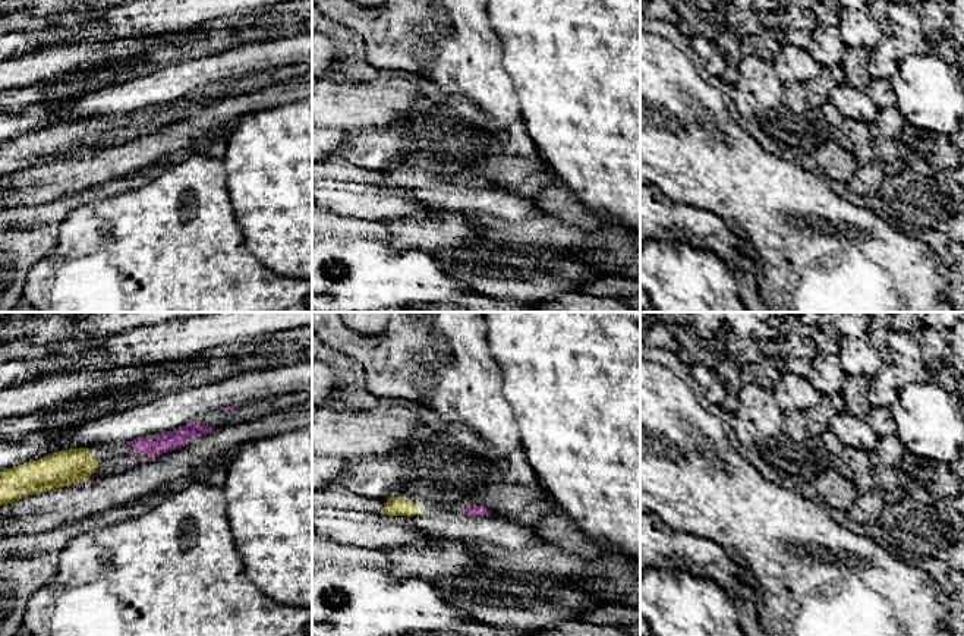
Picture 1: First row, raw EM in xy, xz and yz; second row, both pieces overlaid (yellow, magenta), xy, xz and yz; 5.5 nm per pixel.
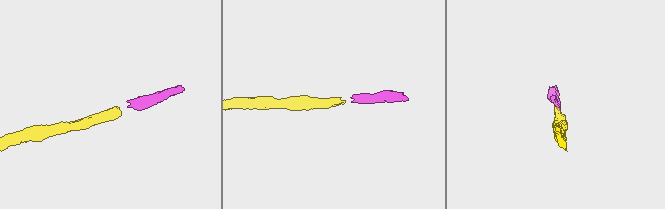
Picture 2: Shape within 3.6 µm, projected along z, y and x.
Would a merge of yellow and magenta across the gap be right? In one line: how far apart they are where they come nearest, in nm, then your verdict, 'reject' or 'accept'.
140 nm | accept

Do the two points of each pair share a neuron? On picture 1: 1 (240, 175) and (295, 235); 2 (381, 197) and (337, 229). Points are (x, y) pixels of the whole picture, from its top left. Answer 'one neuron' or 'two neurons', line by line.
1: one neuron
2: two neurons

